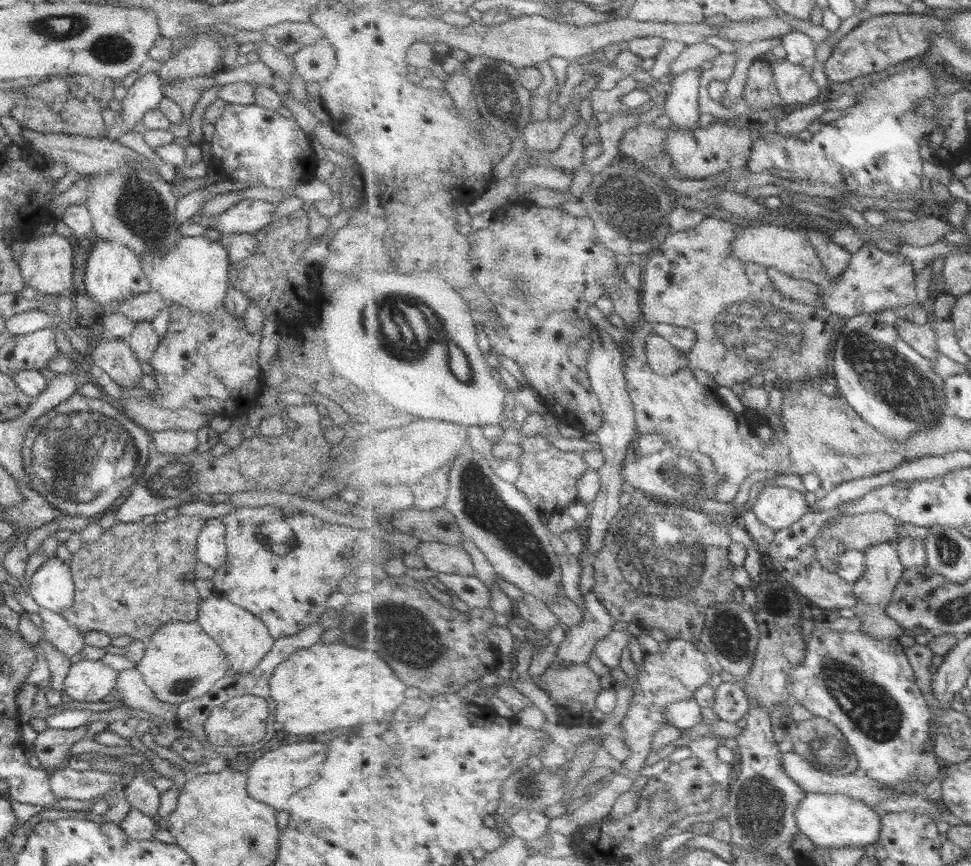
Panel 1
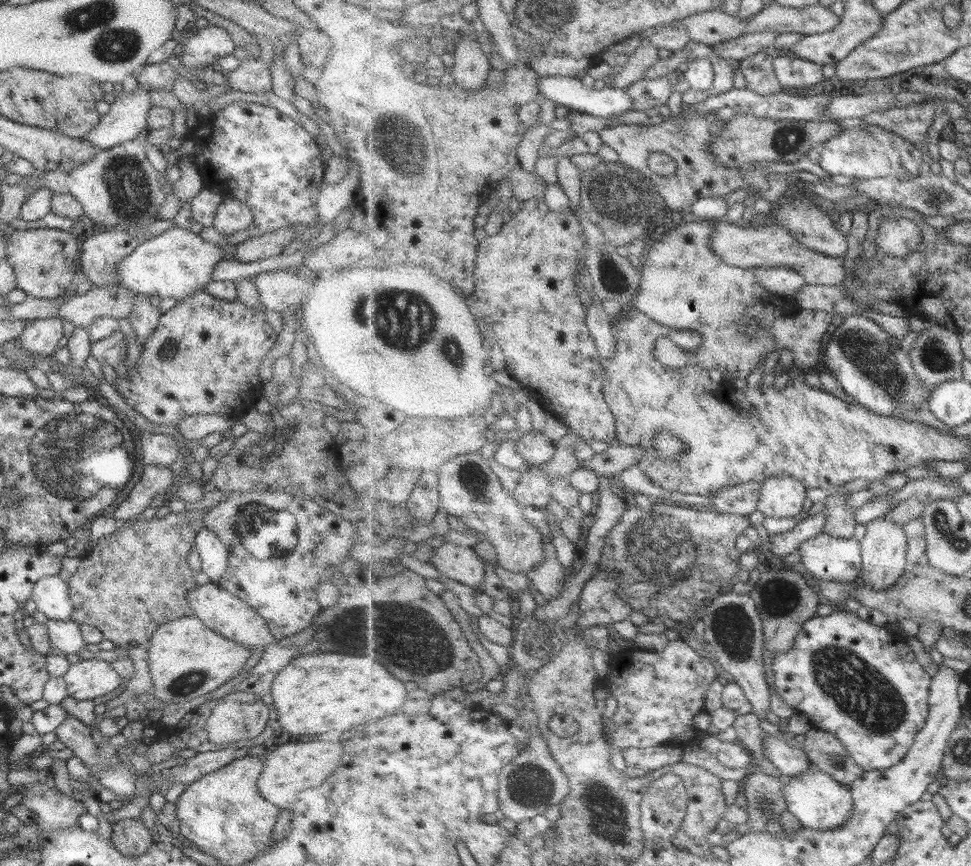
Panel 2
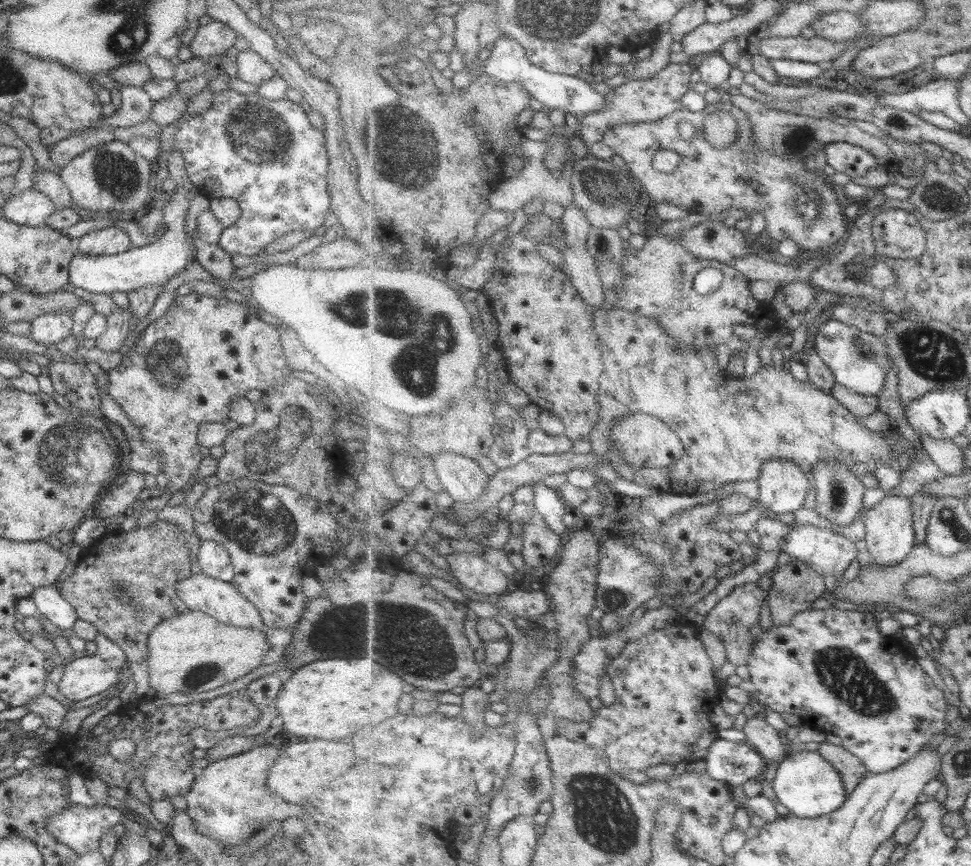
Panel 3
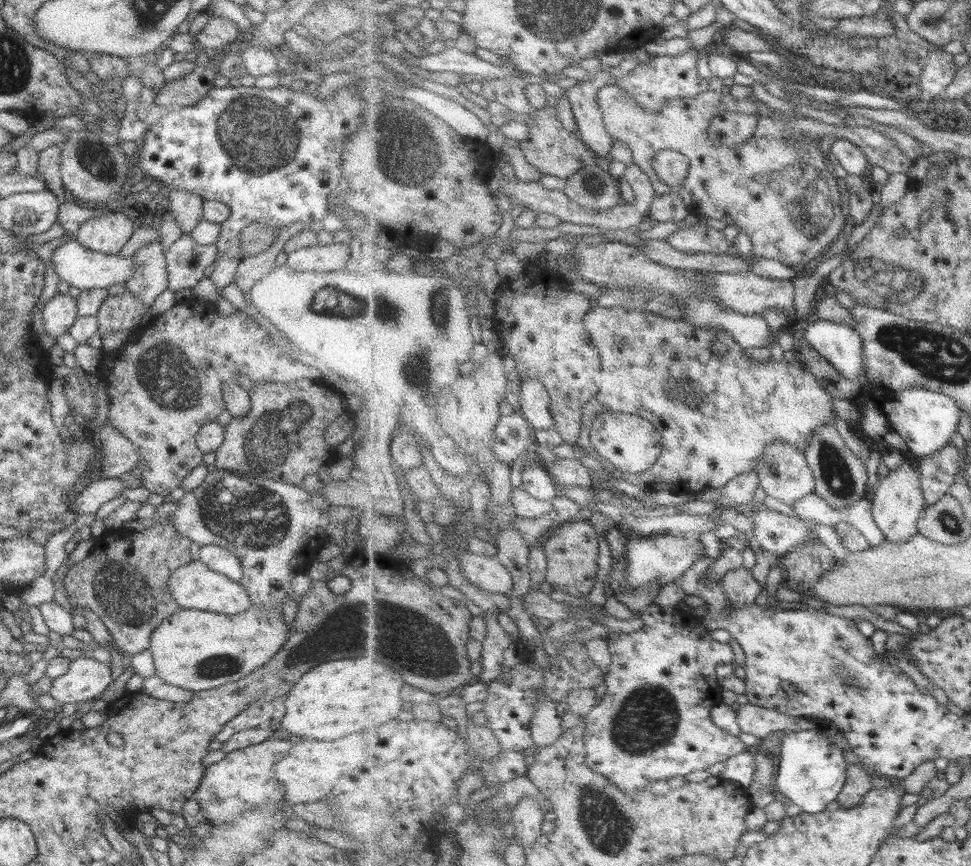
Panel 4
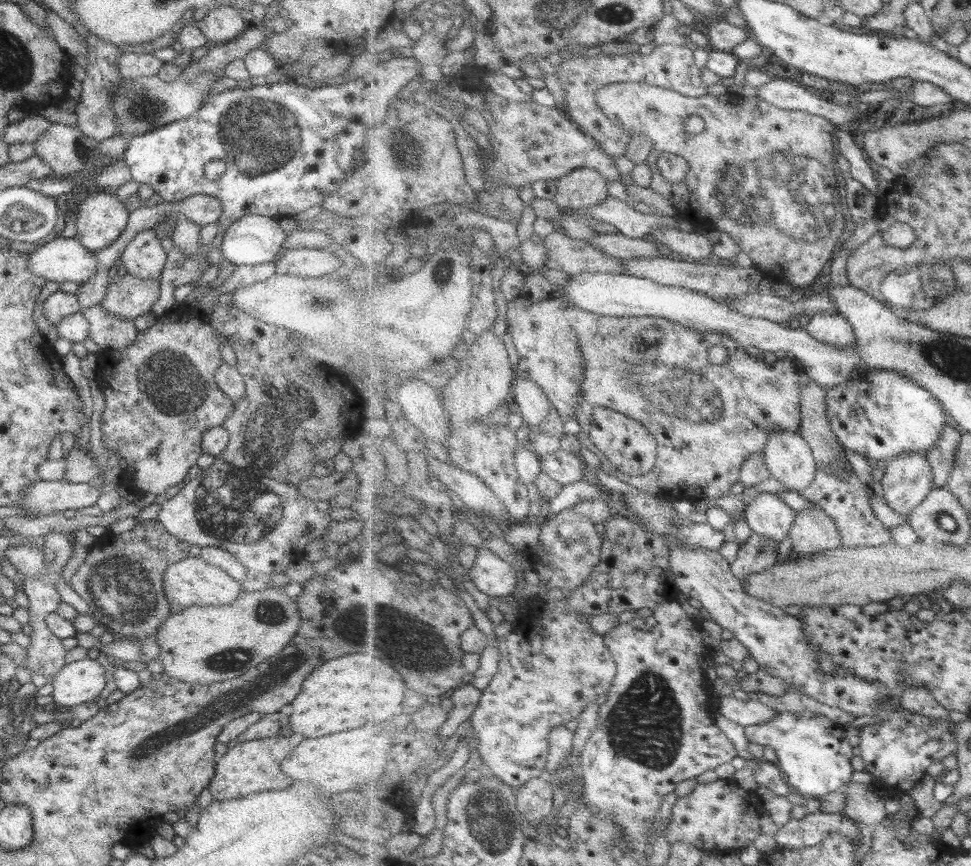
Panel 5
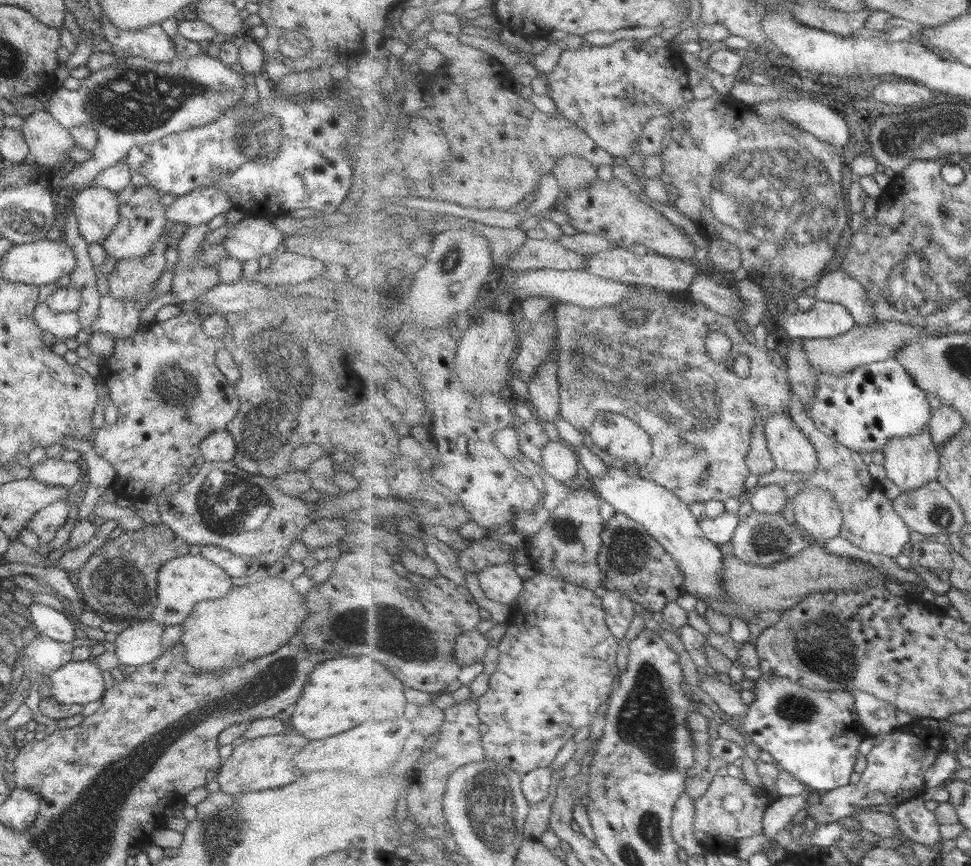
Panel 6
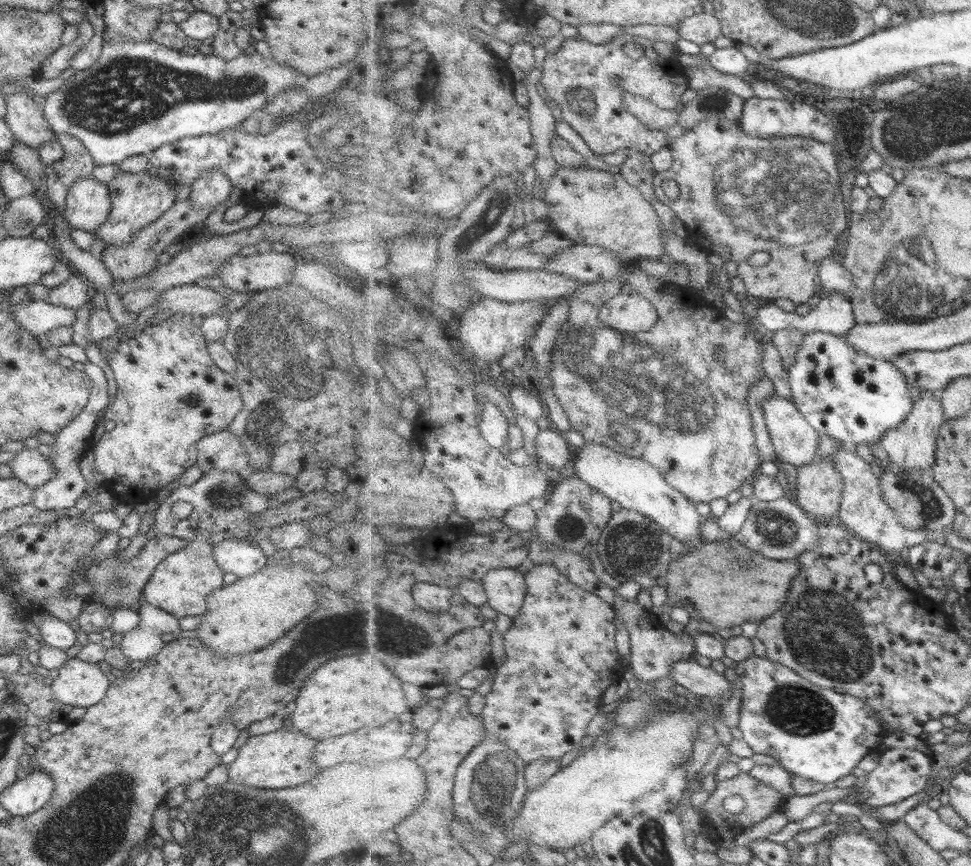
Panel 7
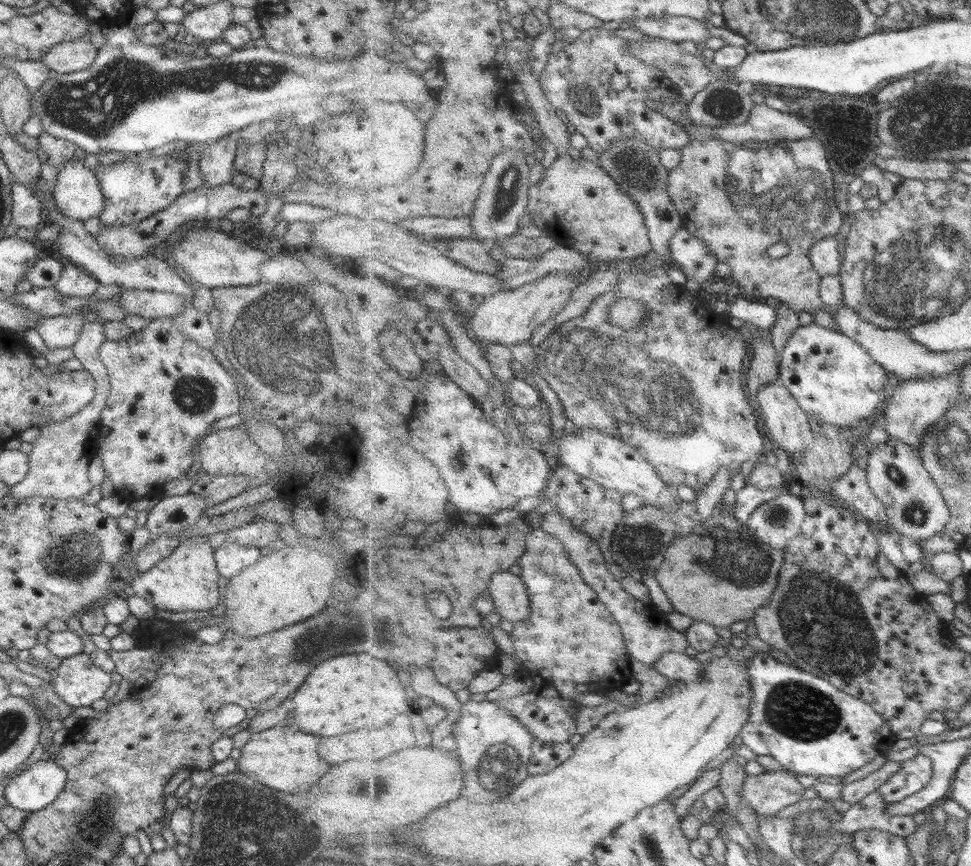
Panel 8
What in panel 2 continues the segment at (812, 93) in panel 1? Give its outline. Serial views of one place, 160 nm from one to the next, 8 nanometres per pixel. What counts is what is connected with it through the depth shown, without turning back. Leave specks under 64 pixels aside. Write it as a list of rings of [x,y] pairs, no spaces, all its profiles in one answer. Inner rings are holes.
[[[778,53],[775,57],[775,69],[784,88],[790,90],[818,86],[827,79],[823,64],[795,55]]]

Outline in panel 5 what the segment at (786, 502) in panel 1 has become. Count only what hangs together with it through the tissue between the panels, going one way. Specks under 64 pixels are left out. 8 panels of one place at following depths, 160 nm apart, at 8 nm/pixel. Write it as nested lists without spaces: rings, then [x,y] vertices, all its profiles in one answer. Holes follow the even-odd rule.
[[[773,431],[764,453],[770,472],[772,472],[774,478],[784,483],[788,490],[802,493],[808,490],[817,480],[819,472],[817,458],[814,449],[801,432]]]

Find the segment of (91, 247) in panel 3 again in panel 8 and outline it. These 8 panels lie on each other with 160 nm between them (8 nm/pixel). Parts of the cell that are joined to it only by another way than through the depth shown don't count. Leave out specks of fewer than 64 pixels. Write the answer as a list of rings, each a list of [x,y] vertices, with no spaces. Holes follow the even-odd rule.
[[[82,161],[65,162],[56,175],[56,184],[51,187],[55,206],[66,218],[74,218],[74,220],[84,222],[100,216],[104,210],[104,200],[106,199],[98,187],[98,179],[92,170],[84,166]]]

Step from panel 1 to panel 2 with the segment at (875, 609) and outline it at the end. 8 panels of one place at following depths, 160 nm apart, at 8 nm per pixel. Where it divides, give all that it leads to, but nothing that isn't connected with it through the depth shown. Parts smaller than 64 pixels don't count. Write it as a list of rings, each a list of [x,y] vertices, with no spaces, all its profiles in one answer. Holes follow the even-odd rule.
[[[890,515],[881,516],[867,525],[868,531],[861,541],[863,544],[862,578],[866,586],[879,591],[894,587],[904,576],[909,562],[909,534],[905,526],[895,523]]]

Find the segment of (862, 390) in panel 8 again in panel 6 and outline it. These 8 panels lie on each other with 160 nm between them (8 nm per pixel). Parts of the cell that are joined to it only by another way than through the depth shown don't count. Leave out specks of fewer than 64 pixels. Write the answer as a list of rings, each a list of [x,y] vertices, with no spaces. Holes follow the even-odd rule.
[[[896,357],[887,361],[859,366],[842,376],[818,371],[817,380],[819,391],[809,402],[811,408],[807,412],[820,430],[856,452],[883,452],[892,437],[912,436],[921,433],[924,427],[931,424],[934,409],[928,402],[927,390],[917,383],[915,376]]]

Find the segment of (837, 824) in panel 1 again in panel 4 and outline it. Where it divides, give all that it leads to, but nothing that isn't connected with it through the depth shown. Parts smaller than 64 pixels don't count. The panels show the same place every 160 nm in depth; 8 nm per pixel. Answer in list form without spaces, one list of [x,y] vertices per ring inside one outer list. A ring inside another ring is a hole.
[[[818,729],[790,731],[782,738],[778,749],[781,762],[776,789],[804,812],[818,814],[826,811],[828,804],[838,802],[842,790],[849,782],[849,764],[844,749],[832,744],[827,731]]]

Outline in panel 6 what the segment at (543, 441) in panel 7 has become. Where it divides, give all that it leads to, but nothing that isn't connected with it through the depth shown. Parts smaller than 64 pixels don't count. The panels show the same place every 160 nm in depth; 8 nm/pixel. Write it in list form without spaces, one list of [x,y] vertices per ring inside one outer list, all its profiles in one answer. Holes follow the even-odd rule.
[[[563,440],[550,441],[543,454],[543,464],[547,472],[556,480],[575,480],[580,472],[577,449]]]

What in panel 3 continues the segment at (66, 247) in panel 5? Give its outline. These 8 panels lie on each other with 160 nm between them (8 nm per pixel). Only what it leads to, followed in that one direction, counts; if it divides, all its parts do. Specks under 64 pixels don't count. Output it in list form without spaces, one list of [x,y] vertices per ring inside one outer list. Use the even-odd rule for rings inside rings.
[[[188,180],[188,183],[180,189],[176,188],[168,195],[163,209],[167,230],[152,245],[140,246],[120,254],[112,256],[82,256],[76,253],[69,267],[69,282],[75,288],[82,288],[94,294],[108,294],[112,292],[132,292],[133,290],[152,285],[164,285],[175,274],[184,271],[190,264],[192,248],[188,243],[188,233],[185,230],[185,216],[190,207],[190,194],[197,190],[196,186]]]

